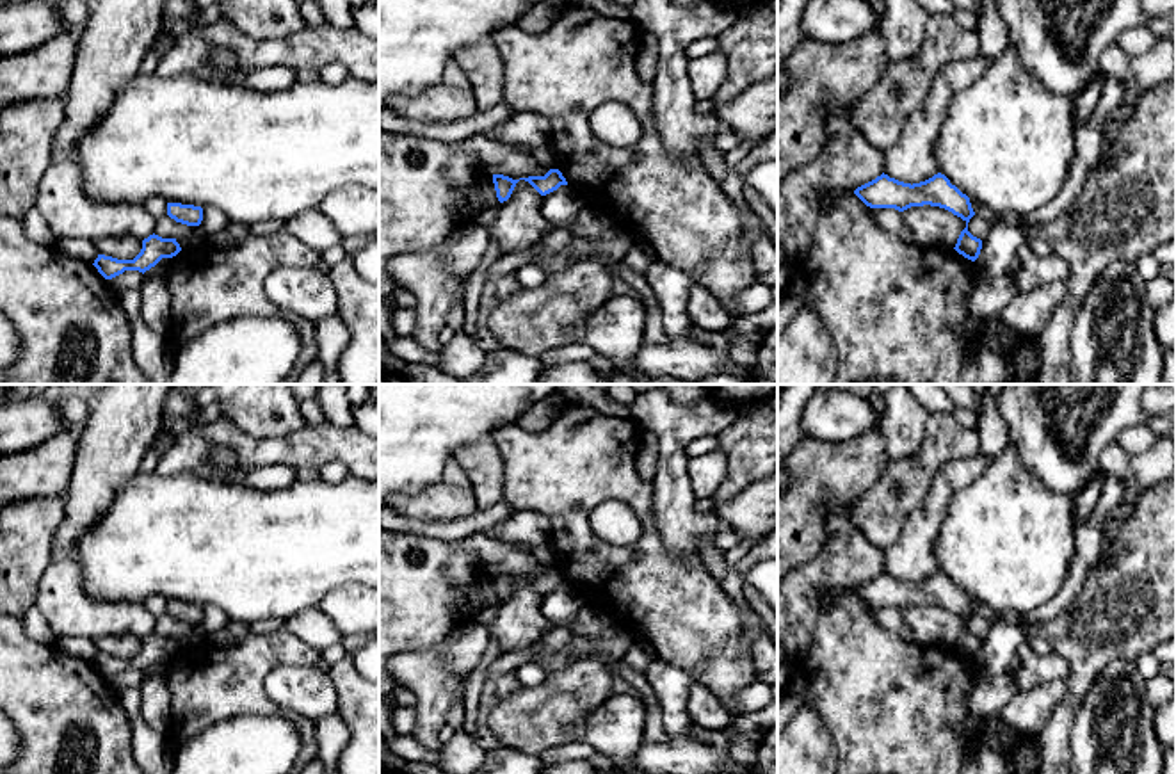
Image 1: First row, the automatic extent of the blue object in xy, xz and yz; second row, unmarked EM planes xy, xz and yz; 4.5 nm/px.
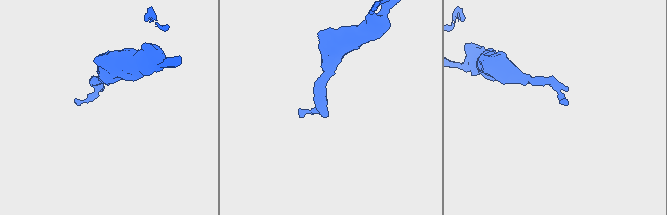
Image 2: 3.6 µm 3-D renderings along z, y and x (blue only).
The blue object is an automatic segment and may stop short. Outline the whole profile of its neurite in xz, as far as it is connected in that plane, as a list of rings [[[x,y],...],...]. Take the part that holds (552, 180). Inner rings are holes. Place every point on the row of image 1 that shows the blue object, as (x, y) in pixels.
[[[550,169],[544,176],[528,176],[520,180],[528,181],[541,196],[557,190],[560,185],[568,185],[559,169]]]

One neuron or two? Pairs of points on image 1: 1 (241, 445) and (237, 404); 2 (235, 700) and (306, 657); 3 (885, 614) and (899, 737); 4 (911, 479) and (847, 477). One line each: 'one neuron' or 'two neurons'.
1: two neurons
2: one neuron
3: two neurons
4: two neurons

